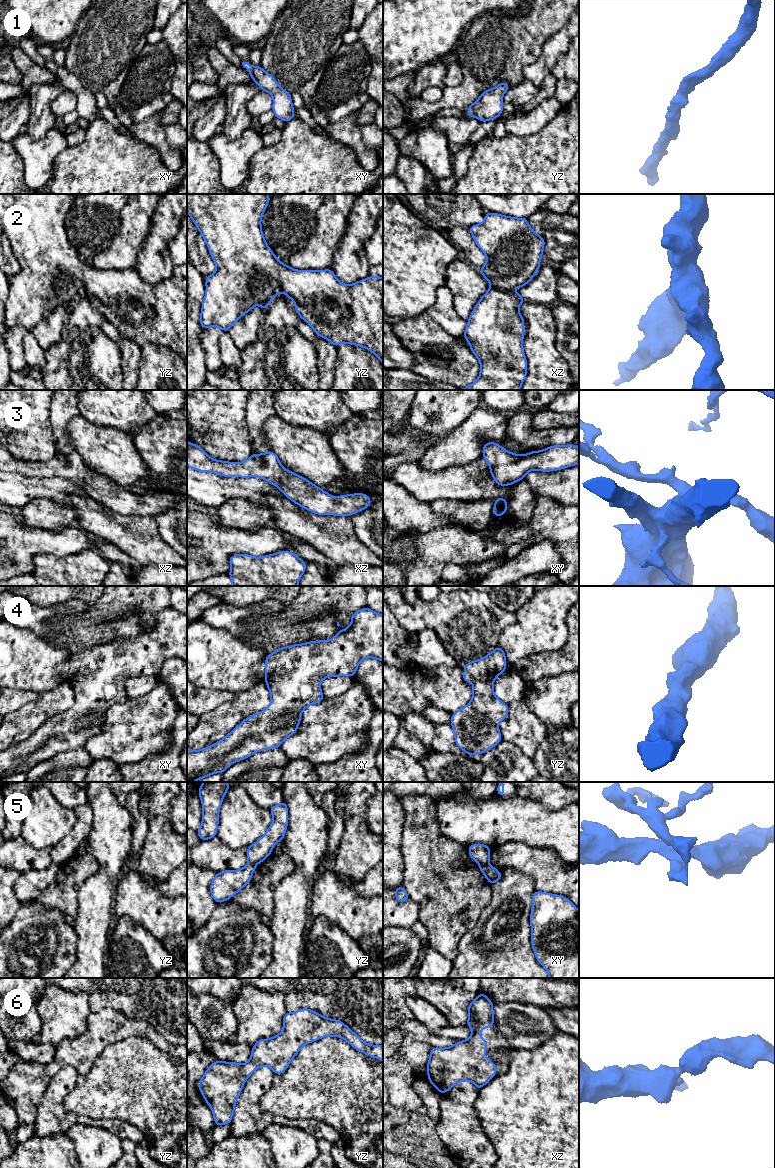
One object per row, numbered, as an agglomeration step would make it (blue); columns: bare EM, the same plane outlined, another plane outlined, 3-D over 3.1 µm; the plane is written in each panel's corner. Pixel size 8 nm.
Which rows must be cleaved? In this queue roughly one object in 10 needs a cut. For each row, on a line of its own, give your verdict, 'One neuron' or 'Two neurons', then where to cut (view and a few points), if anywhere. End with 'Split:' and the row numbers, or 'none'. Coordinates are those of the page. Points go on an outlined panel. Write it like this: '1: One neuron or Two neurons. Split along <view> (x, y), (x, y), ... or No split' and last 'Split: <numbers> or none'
1: One neuron. No split
2: One neuron. No split
3: One neuron. No split
4: One neuron. No split
5: Two neurons. Split along xy (488, 863), (480, 865)
6: One neuron. No split
Split: 5

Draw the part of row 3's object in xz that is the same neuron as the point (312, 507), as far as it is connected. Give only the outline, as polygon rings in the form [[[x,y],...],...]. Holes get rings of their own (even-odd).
[[[187,441],[187,466],[224,477],[264,479],[277,486],[291,501],[318,515],[350,516],[372,503],[370,497],[364,493],[332,497],[304,477],[284,468],[272,451],[253,453],[244,462],[227,462],[212,459],[200,446]]]

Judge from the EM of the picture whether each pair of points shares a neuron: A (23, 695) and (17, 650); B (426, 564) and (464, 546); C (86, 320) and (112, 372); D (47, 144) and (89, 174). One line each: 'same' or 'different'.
A: different
B: same
C: same
D: different

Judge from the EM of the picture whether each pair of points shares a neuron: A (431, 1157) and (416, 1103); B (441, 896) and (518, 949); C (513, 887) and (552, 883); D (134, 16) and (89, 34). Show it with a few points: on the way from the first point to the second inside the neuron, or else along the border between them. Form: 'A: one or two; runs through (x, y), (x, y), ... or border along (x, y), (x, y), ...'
A: two; border along (393, 1105), (413, 1112)
B: two; border along (489, 900), (477, 923), (461, 937)
C: two; border along (515, 870), (526, 874), (536, 890)
D: one; runs through (123, 18), (107, 34), (100, 34)

